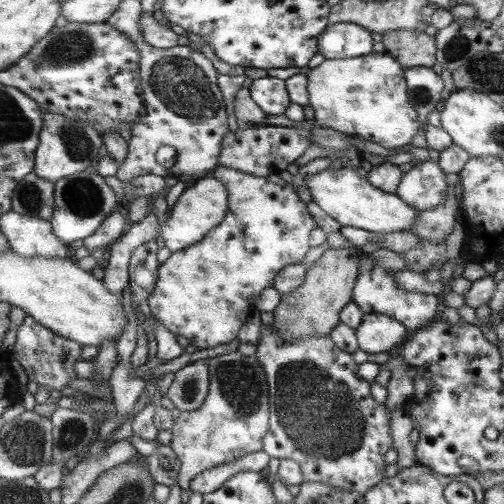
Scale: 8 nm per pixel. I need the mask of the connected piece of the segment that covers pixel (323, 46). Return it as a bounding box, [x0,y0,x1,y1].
[318,23,373,59]

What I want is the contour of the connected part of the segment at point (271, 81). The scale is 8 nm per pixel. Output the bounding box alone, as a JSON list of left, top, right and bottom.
[248,77,291,116]

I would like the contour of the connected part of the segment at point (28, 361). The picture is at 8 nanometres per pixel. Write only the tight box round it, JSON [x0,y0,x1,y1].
[13,316,83,391]

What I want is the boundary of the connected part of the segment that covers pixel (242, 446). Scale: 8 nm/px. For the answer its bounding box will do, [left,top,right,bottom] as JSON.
[168,350,268,490]

